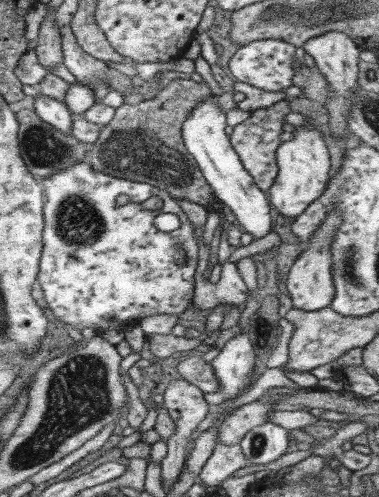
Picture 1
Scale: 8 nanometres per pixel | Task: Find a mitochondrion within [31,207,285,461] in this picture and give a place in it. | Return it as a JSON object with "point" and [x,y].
{"point":[255,446]}

